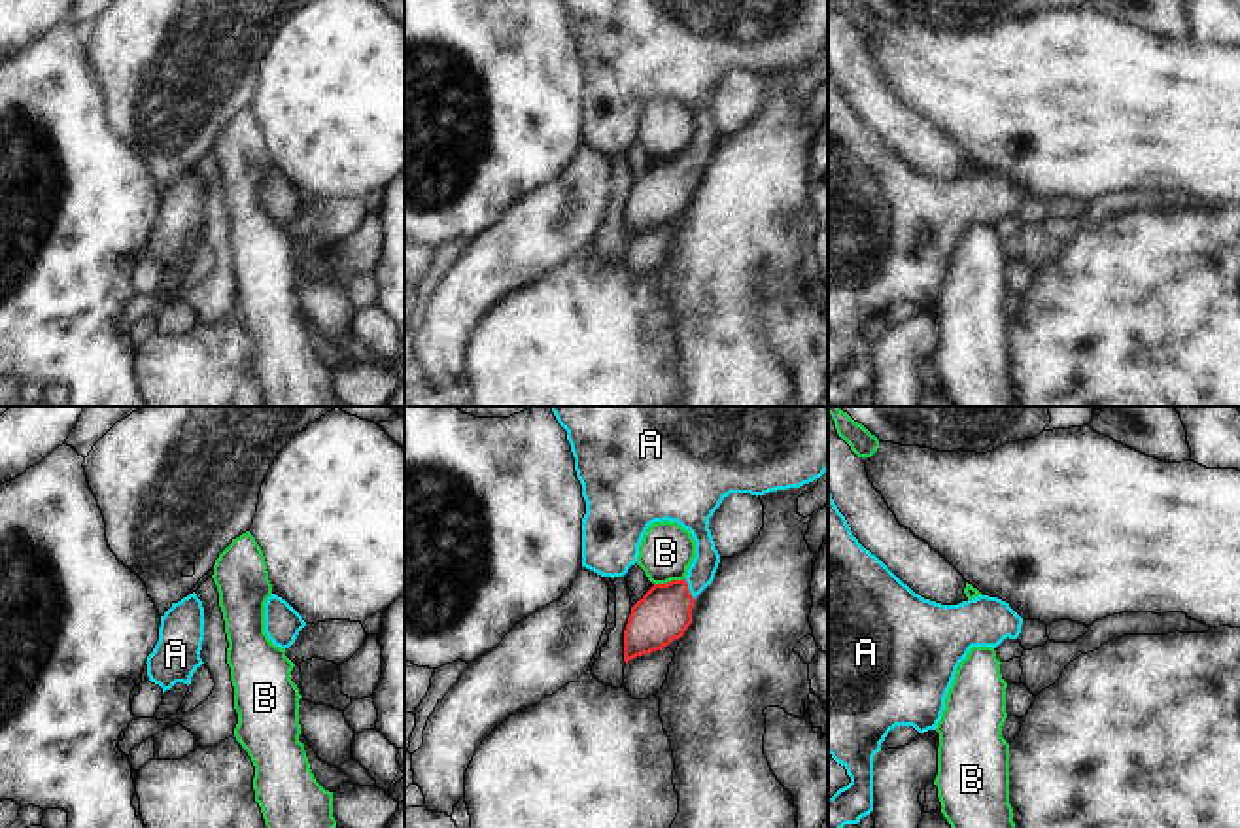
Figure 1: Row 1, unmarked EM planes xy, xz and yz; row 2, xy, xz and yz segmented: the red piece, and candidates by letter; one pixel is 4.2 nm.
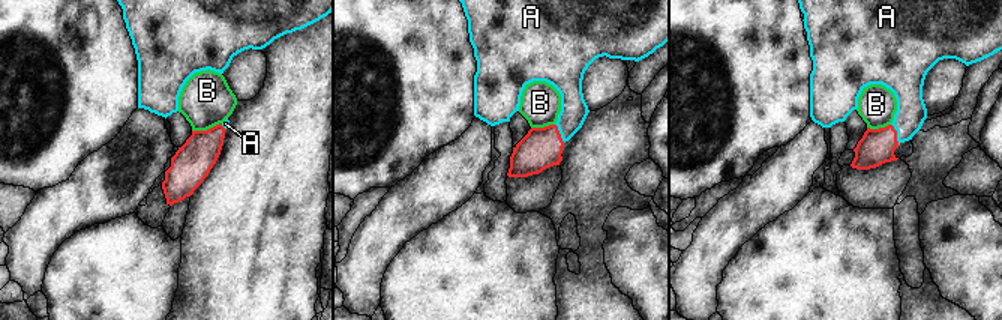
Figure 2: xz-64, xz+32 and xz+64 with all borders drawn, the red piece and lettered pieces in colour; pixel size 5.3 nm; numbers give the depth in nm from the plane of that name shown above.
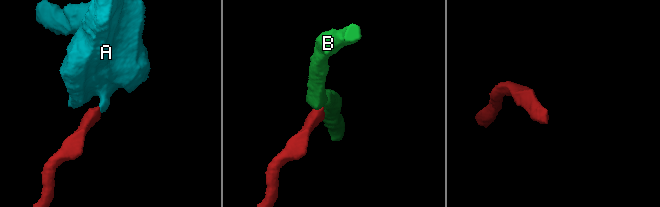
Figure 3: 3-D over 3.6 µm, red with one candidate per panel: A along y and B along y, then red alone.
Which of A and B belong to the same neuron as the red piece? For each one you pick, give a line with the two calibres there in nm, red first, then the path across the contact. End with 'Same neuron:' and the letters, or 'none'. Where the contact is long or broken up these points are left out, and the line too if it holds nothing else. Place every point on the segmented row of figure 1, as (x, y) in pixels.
A: 240 nm thick on the red side, 110 nm on the other; runs through xz (664, 613), (687, 588), (702, 571)
Same neuron: A

